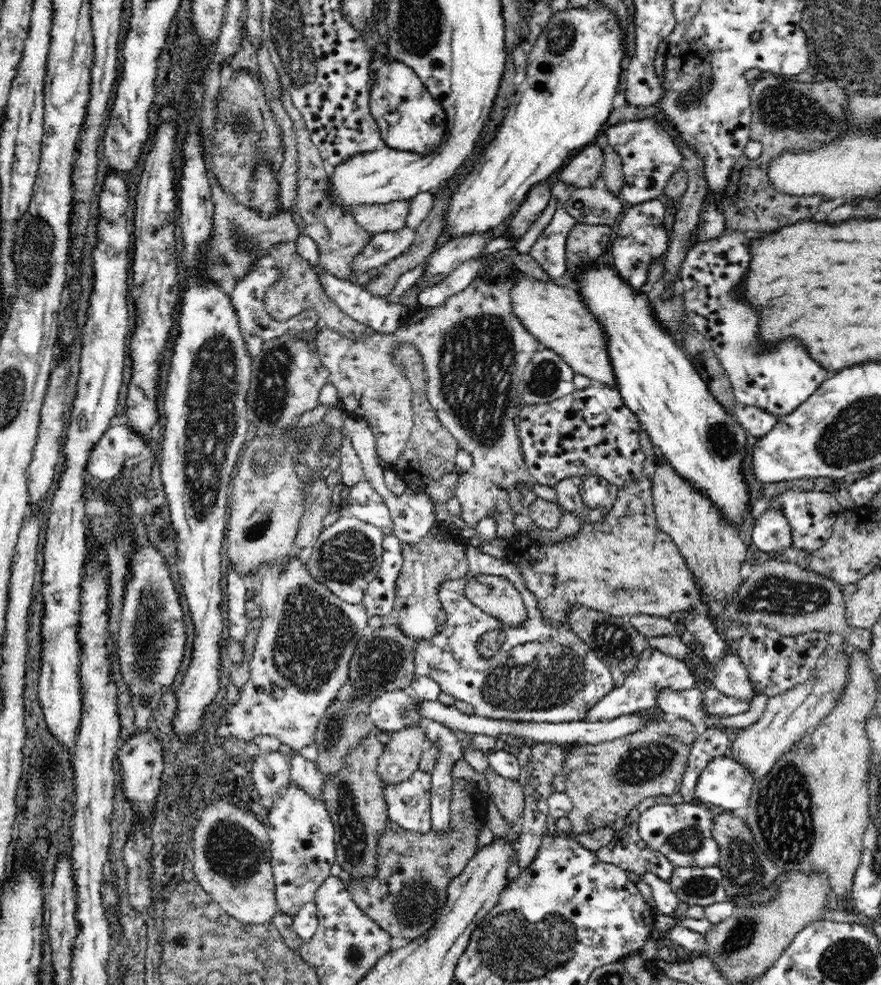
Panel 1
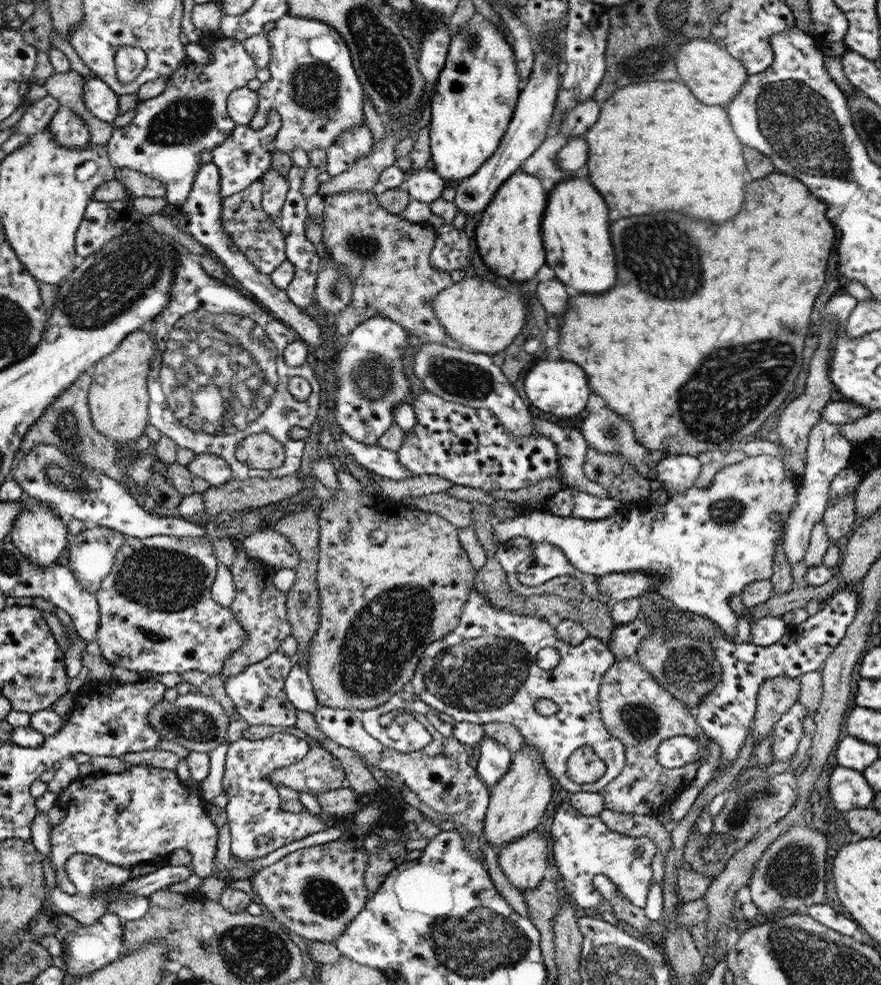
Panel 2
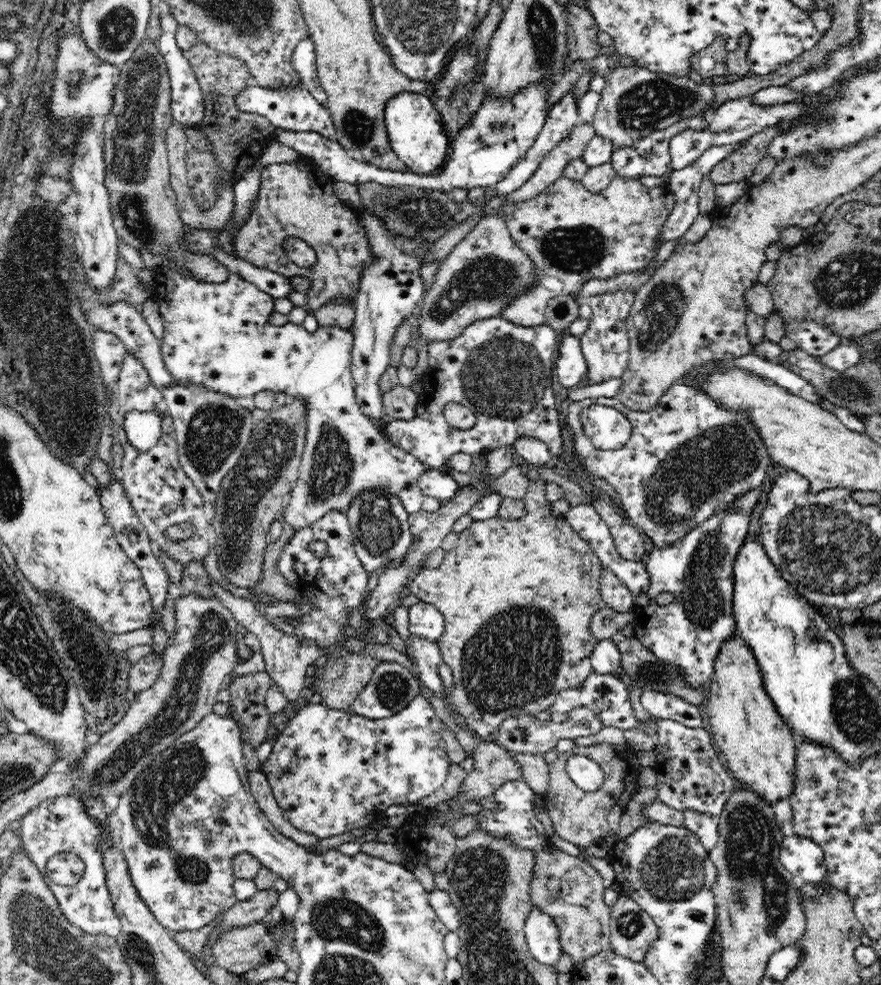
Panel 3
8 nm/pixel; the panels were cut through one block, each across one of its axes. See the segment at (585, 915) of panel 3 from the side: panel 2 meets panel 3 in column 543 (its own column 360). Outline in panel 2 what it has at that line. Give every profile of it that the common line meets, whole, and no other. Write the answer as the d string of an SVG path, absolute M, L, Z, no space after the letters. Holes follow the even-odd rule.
M336 840L290 852L272 866L261 868L250 879L258 894L256 897L258 903L264 904L264 909L272 913L286 928L306 941L332 943L338 935L344 934L344 929L355 920L364 908L366 900L370 898L371 894L366 883L367 868L368 858L364 850Z

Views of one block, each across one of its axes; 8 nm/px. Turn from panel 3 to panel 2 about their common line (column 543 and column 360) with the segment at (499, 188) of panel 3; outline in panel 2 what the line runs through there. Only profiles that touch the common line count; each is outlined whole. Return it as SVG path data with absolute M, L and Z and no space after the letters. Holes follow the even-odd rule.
M365 121L362 126L345 131L340 140L328 146L326 153L326 168L330 176L335 177L348 170L356 160L368 156L374 148L372 130Z

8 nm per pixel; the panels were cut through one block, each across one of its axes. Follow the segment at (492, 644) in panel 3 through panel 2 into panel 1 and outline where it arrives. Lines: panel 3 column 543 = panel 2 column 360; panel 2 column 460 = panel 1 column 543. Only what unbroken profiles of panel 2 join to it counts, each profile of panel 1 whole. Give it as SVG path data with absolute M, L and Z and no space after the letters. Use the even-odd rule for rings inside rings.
M647 475L634 478L630 484L619 488L616 502L606 510L604 520L582 523L582 528L574 536L555 545L541 545L527 531L505 540L505 560L514 563L523 574L522 581L536 597L542 617L548 619L552 626L560 623L569 627L567 610L573 606L586 606L615 617L637 614L668 617L674 612L685 613L690 608L703 608L700 585L672 537L660 528L656 520L651 486Z

